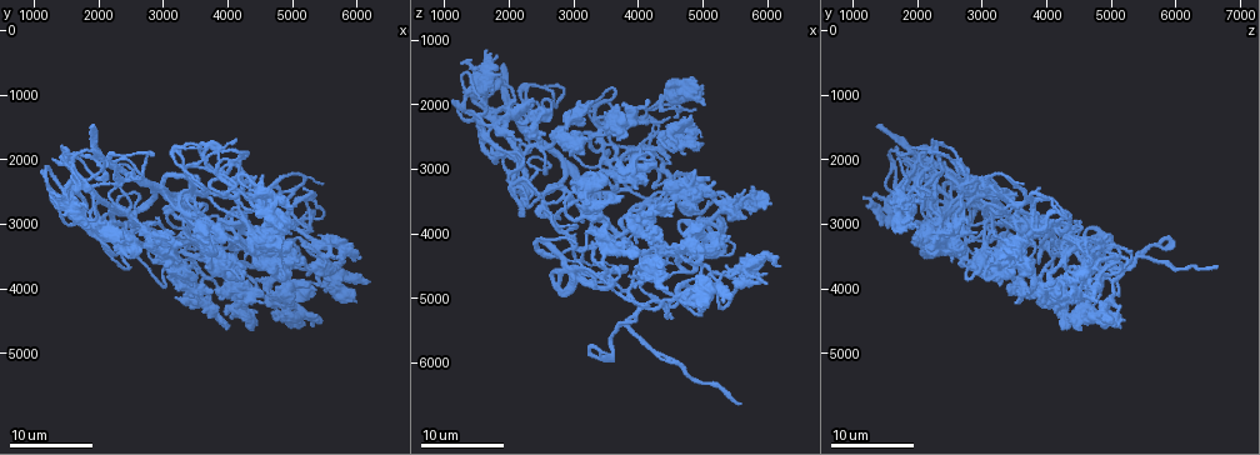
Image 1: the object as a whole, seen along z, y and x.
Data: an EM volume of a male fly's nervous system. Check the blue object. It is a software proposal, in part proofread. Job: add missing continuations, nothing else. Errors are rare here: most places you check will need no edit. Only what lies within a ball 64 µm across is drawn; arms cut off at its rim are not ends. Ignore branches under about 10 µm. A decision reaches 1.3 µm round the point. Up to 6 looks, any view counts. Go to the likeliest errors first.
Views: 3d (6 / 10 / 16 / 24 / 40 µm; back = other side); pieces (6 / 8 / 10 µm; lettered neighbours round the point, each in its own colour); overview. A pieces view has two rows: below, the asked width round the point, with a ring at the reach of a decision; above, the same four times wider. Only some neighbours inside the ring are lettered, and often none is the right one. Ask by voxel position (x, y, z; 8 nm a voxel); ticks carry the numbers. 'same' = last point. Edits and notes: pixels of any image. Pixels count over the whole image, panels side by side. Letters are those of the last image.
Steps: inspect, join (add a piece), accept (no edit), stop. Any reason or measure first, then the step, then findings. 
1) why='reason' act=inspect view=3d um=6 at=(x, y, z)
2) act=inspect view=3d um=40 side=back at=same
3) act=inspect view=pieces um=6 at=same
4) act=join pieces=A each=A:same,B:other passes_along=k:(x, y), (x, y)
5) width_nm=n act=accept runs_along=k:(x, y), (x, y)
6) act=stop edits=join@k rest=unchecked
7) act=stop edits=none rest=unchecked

why='free end' act=inspect view=3d um=24 at=(3250, 3250, 5800)

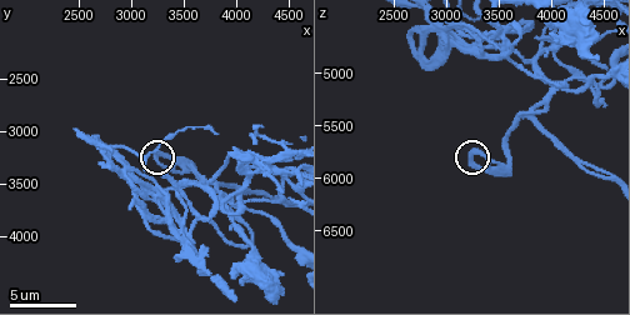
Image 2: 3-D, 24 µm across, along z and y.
act=inspect view=pieces um=8 at=(3240, 3260, 5800)

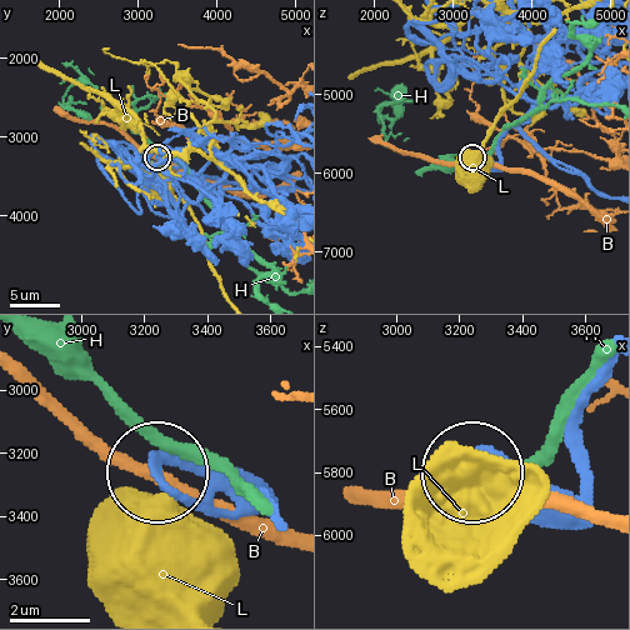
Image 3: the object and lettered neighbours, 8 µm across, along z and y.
width_nm=230 act=accept each=B:other,H:other,L:other found='no lettered piece goes on from it'

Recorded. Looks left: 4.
why='an open end' act=inspect view=3d um=16 at=(5000, 3000, 2000)

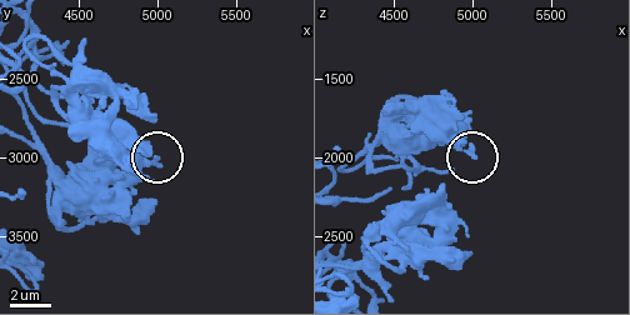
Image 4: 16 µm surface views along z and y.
act=inspect view=pieces um=10 at=(5000, 3040, 1980)

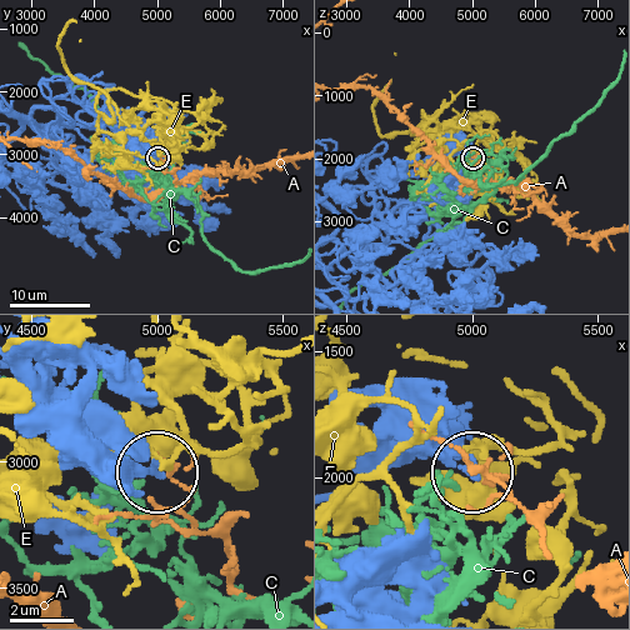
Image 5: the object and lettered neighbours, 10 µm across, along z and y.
act=accept each=A:other,C:other,E:other found='none of them fits'

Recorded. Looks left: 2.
why='tapers out' act=inspect view=3d um=16 at=(4500, 4250, 3550)

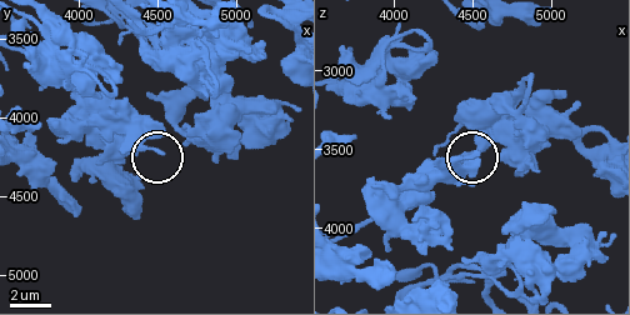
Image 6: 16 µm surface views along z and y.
why='see the neighbours' act=inspect view=pieces um=6 at=(4540, 4240, 3500)

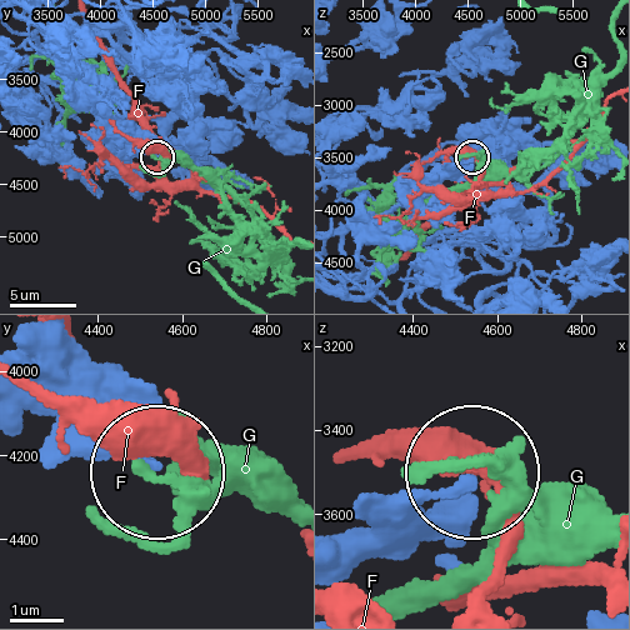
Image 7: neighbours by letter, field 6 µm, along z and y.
act=accept each=F:other,G:other runs_along=7:(385, 540), (474, 478) found='none of them fits'

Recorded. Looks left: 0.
act=stop edits=none rest=unchecked

